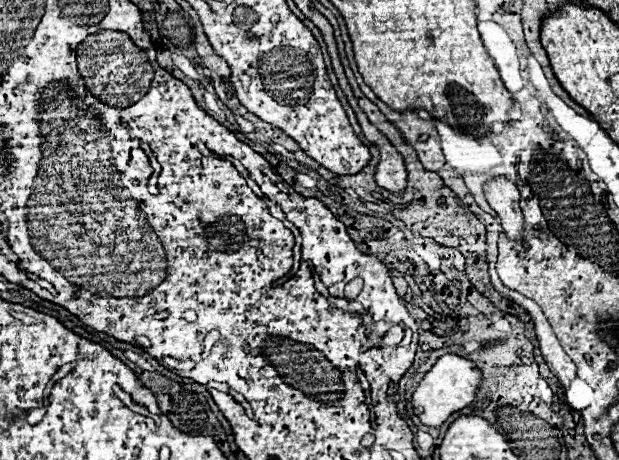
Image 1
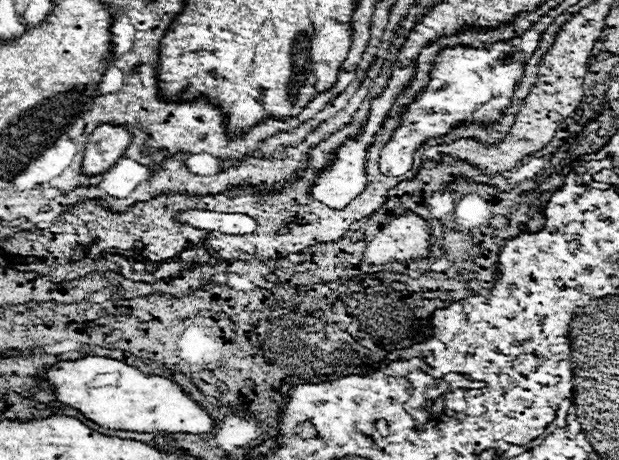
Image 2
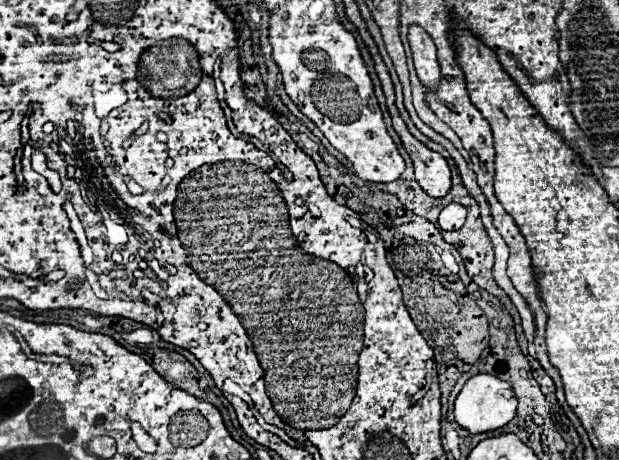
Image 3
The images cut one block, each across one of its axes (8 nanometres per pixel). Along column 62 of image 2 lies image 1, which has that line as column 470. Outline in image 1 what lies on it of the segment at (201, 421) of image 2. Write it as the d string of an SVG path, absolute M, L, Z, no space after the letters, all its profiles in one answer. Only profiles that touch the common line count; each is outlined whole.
M446 354L430 368L430 372L424 376L420 386L416 388L416 392L412 396L414 414L422 420L422 424L426 424L430 428L440 428L454 412L458 412L474 402L474 398L480 390L480 384L482 384L482 372L478 370L478 366L472 360L466 360L456 354Z

